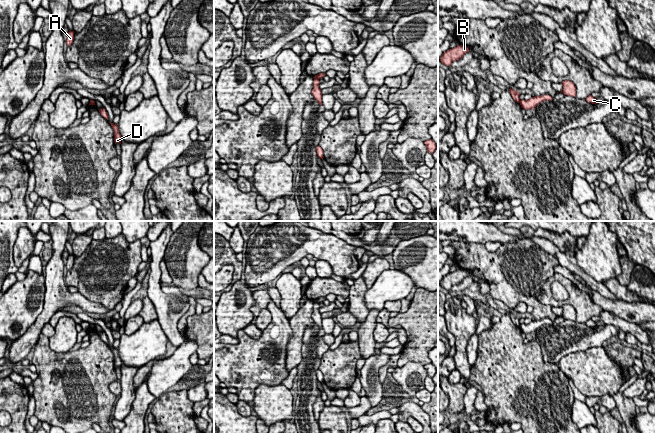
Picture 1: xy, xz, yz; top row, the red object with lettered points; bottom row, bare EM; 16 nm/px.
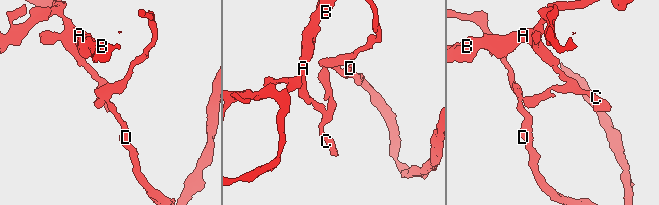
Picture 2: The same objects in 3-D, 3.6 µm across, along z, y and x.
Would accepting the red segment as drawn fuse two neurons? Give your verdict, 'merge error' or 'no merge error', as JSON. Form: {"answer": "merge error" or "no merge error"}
{"answer": "merge error"}

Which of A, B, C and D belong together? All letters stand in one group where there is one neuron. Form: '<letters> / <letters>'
A B C / D

